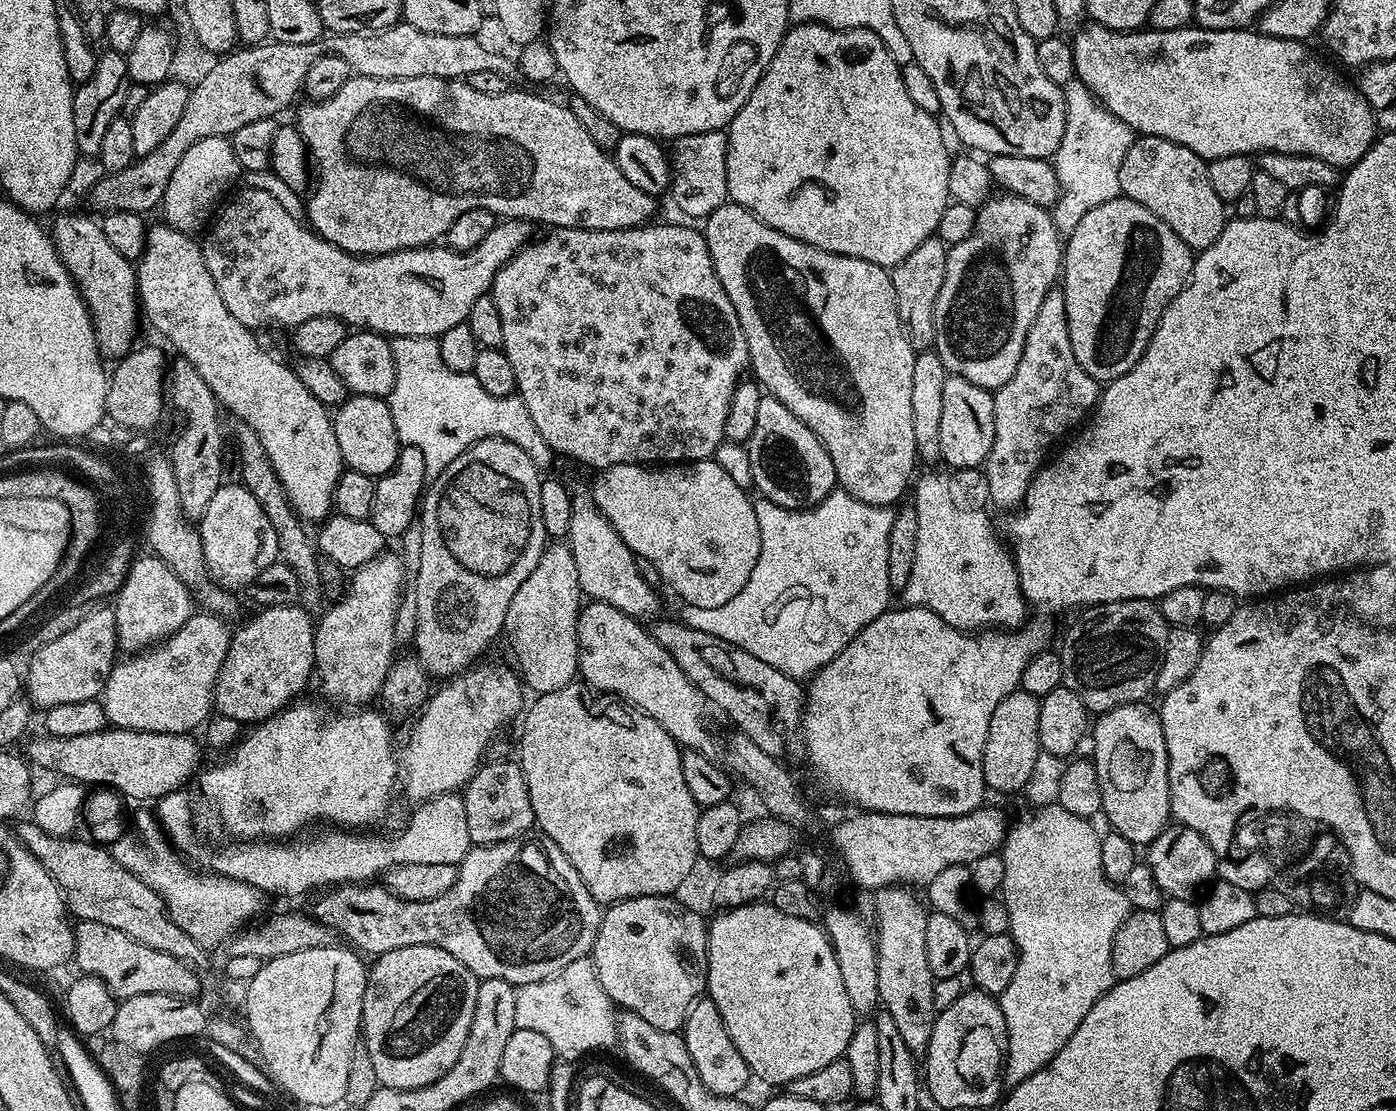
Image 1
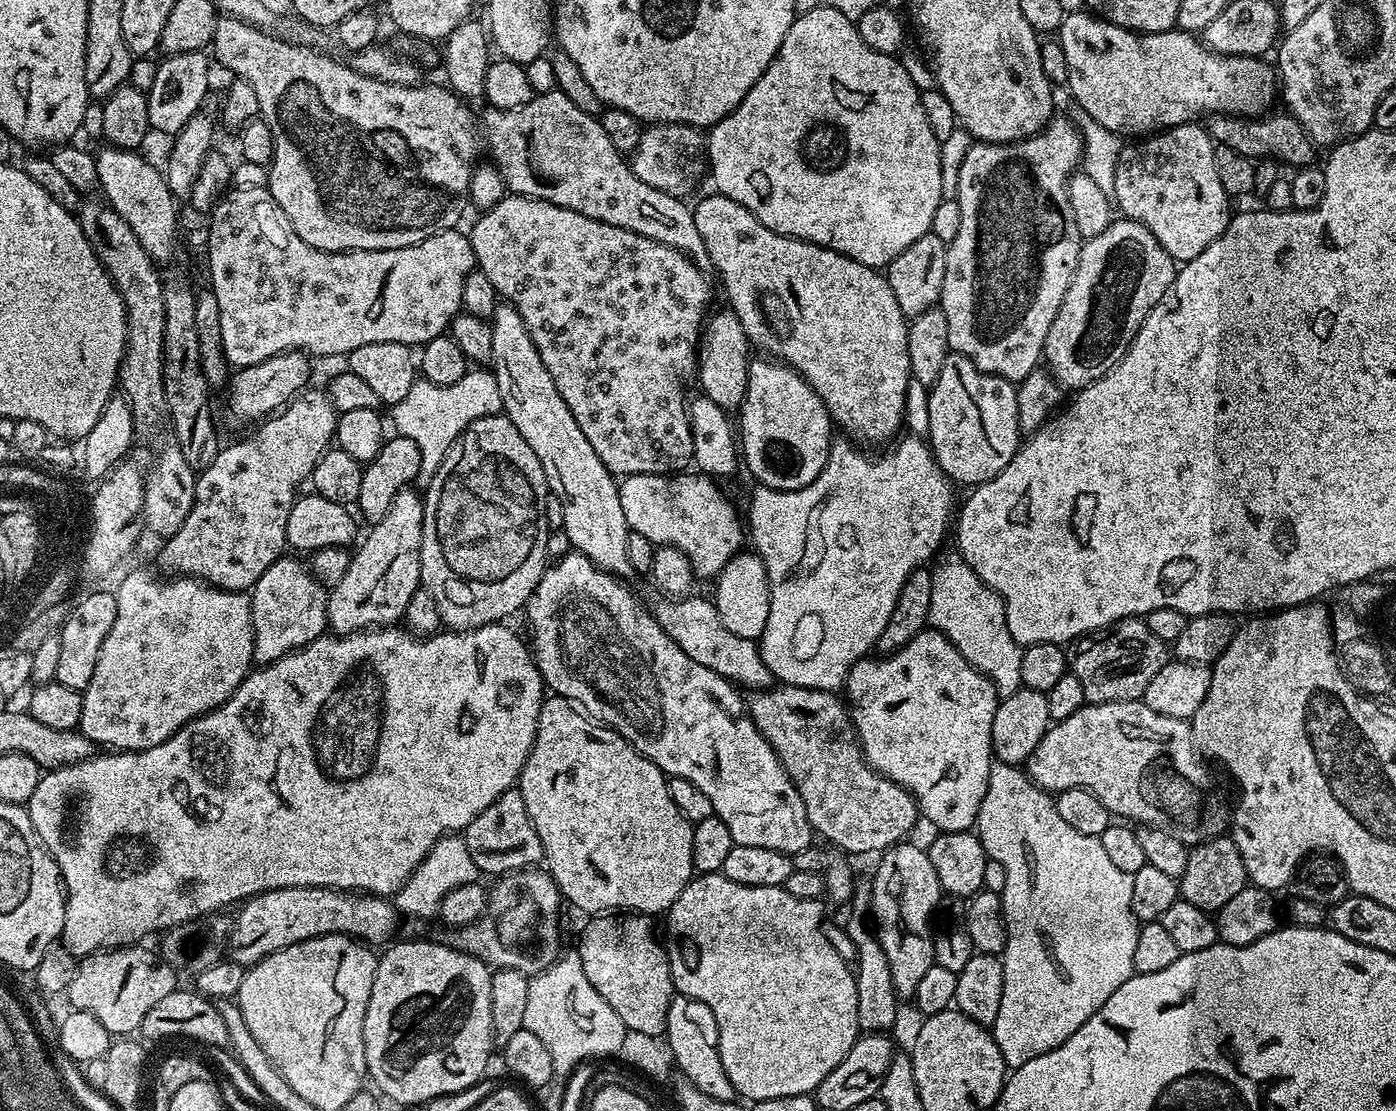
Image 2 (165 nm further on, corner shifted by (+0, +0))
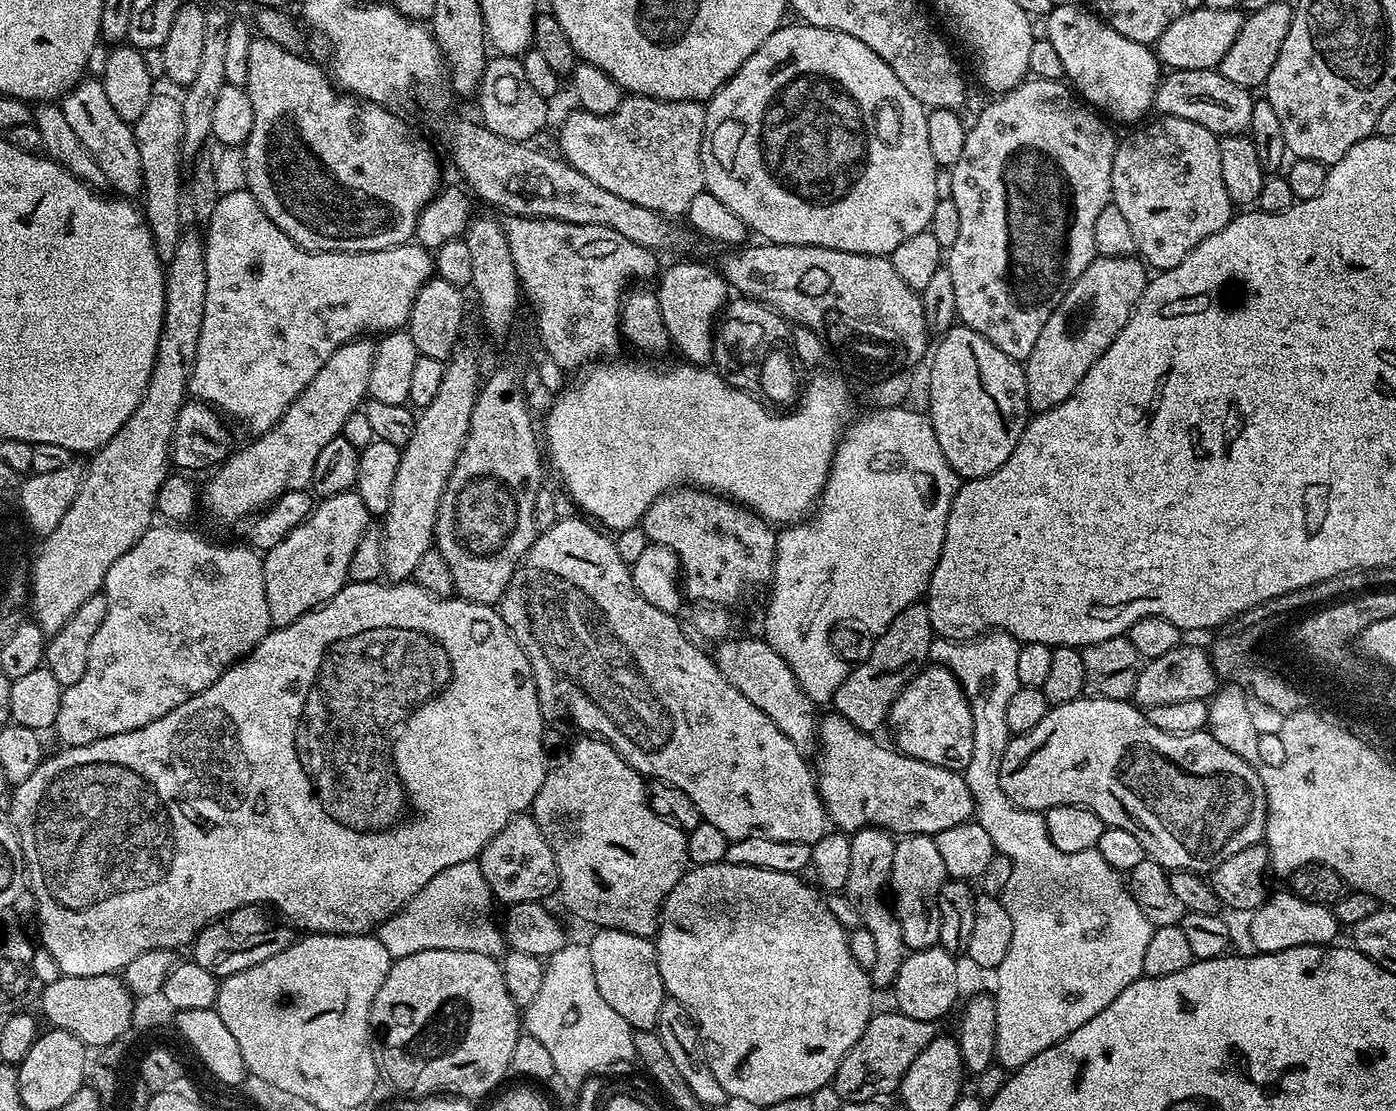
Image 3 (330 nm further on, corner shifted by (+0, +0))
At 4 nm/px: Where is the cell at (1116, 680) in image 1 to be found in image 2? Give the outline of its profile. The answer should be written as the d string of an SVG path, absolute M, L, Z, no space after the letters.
M1139 616L1115 620L1096 632L1081 636L1070 648L1070 672L1082 682L1085 701L1093 704L1141 699L1150 678L1162 670L1170 656L1169 645L1157 638Z

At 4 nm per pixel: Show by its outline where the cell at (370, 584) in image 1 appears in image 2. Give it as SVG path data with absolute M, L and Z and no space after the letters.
M409 486L403 488L398 494L398 498L394 498L394 502L390 502L390 510L386 514L386 518L379 520L377 524L371 525L367 530L368 537L364 540L364 545L360 549L352 552L352 561L349 569L346 570L346 578L342 578L342 582L338 582L338 586L334 586L328 593L328 628L333 633L343 634L346 632L358 632L366 628L379 628L381 626L392 626L403 617L406 610L406 602L410 602L410 594L414 594L414 590L421 587L420 582L420 547L422 546L422 526L424 525L424 498L419 491L415 492L415 487Z

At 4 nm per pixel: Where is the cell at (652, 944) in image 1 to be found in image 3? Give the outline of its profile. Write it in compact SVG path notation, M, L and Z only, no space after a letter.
M602 928L593 933L587 945L594 966L594 982L598 982L598 994L602 994L610 1010L626 1018L634 1030L655 1029L666 999L662 974L658 974L655 943L649 937L630 934L626 930Z

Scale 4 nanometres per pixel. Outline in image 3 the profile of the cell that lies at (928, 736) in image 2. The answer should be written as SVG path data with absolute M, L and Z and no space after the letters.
M921 668L892 703L890 728L891 724L896 731L895 747L905 756L959 773L970 766L970 754L974 750L974 722L968 699L949 668Z

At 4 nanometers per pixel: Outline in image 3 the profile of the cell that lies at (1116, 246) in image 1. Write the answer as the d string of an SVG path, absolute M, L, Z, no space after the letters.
M1097 255L1090 266L1082 270L1074 286L1070 286L1062 302L1058 302L1054 314L1046 318L1034 350L1030 350L1027 360L1023 361L1028 406L1033 413L1049 412L1074 394L1078 382L1086 378L1086 370L1106 354L1110 342L1114 342L1122 326L1126 326L1149 279L1149 269L1143 259L1135 255Z

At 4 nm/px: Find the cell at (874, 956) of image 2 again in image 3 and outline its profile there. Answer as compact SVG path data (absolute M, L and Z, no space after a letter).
M860 828L850 836L850 878L846 878L844 892L853 910L860 915L859 923L875 939L876 957L870 975L877 989L891 989L895 985L896 975L906 955L902 926L890 903L895 849L893 833L885 832L882 828Z

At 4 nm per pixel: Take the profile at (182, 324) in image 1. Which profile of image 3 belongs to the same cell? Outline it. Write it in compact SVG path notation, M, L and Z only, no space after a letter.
M85 78L63 97L62 107L66 114L66 122L74 129L74 134L82 138L82 146L94 154L94 162L102 166L102 174L106 174L108 184L116 187L121 197L132 198L143 189L142 161L138 146L135 144L133 125L126 123L110 106L106 98L103 79Z

